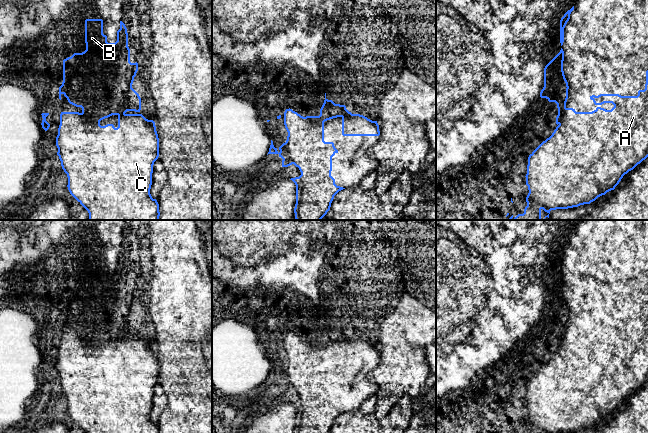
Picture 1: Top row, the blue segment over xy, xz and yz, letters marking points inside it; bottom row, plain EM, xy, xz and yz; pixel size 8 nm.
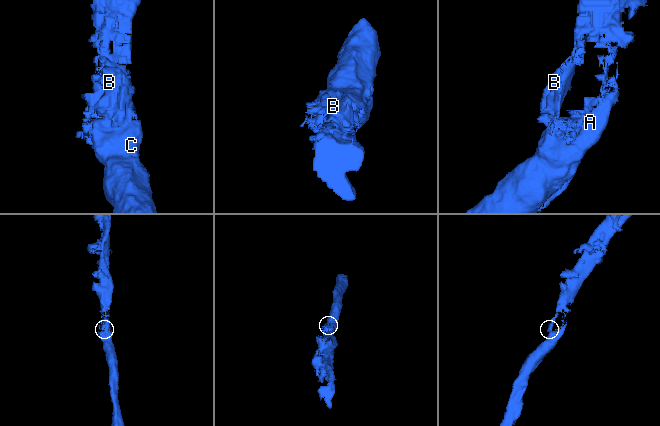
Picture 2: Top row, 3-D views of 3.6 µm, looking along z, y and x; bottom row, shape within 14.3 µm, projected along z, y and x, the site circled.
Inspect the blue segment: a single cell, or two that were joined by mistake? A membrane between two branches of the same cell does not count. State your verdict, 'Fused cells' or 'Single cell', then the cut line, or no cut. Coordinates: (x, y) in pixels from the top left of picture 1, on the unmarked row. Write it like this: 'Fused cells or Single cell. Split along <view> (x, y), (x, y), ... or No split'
Single cell. No split

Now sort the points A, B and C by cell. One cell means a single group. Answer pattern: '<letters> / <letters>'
A B C

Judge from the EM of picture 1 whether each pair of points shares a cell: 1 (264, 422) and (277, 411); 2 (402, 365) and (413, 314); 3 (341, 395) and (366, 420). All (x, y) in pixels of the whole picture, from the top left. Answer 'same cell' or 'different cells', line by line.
1: same cell
2: same cell
3: different cells

